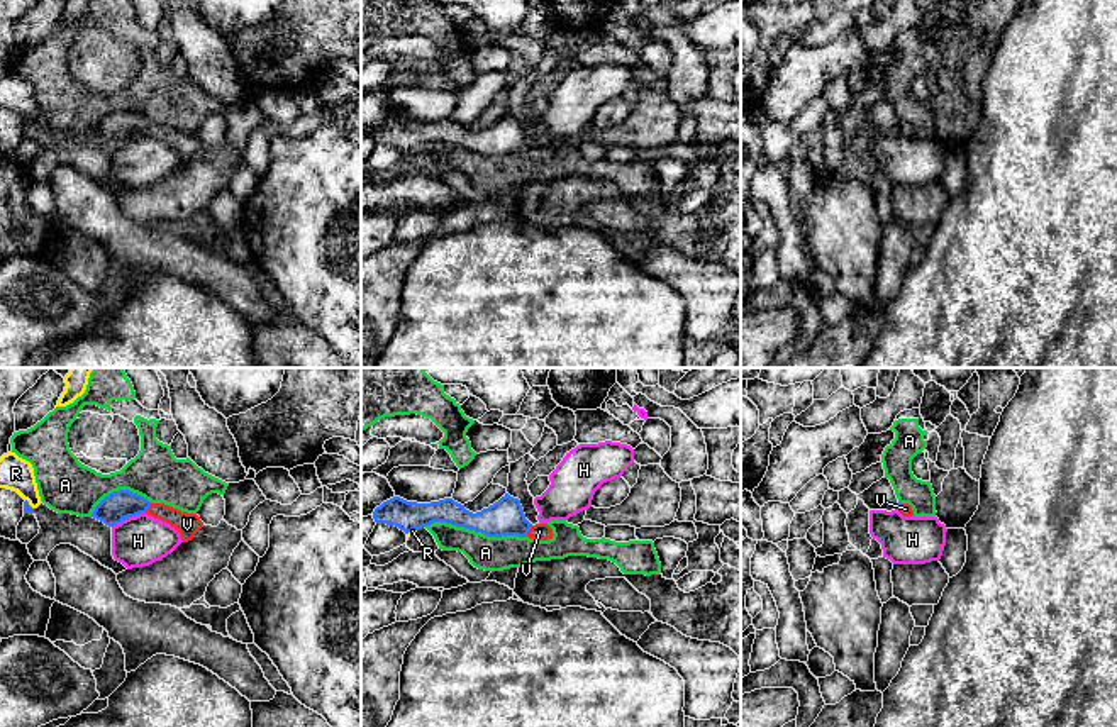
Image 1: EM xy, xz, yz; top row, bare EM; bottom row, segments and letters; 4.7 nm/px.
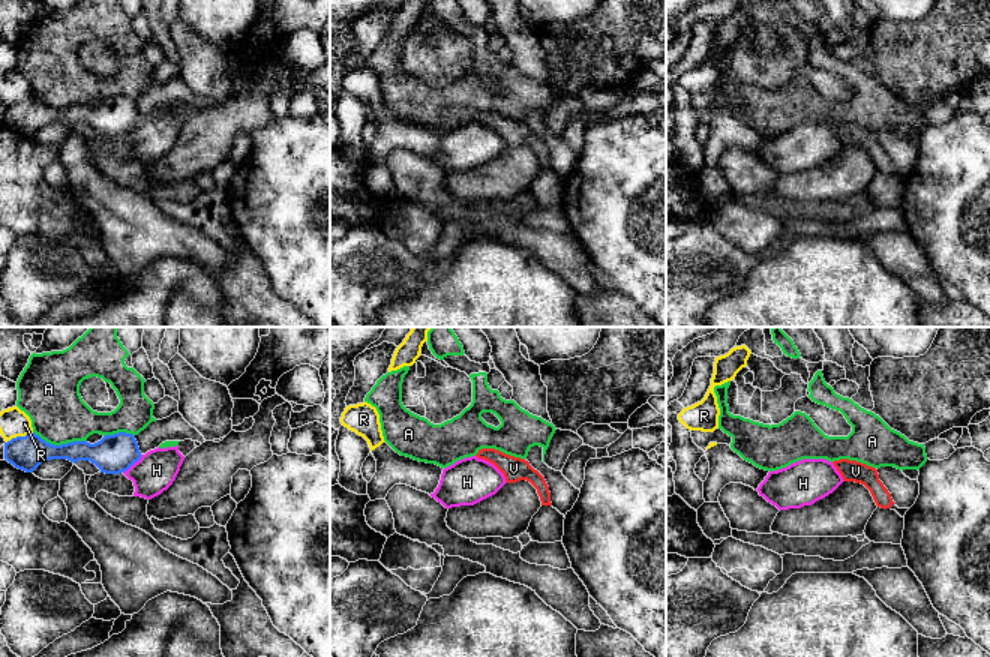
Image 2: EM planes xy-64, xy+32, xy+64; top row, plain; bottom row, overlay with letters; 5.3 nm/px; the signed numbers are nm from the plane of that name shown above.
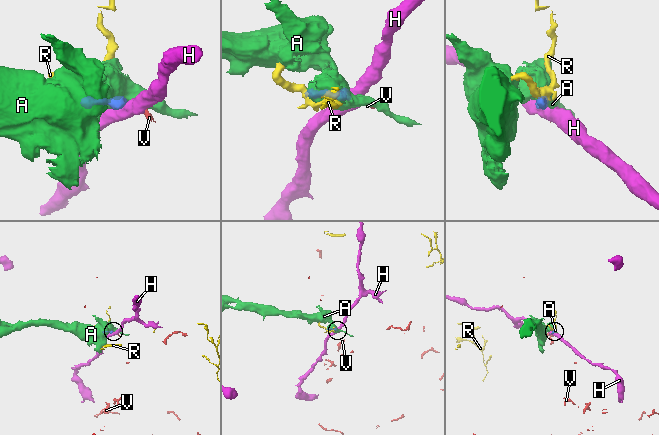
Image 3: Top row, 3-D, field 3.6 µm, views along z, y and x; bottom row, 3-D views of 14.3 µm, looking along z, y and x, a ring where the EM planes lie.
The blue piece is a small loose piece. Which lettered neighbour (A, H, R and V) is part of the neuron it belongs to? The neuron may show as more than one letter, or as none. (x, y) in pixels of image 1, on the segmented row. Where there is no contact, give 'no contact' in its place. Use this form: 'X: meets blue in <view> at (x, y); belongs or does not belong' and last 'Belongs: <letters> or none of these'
A: meets blue in xz at (477, 531); does not belong
H: meets blue in xy at (127, 517); does not belong
R: meets blue in xy at (27, 504); does not belong
V: meets blue in xz at (529, 529); belongs
Belongs: V

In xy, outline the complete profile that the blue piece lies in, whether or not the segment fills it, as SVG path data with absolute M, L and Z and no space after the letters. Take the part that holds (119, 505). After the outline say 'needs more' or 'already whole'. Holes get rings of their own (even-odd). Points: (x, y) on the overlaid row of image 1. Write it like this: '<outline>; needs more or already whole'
M119 490L105 497L93 510L92 517L108 527L129 517L147 513L175 527L183 542L188 542L203 527L197 513L186 513L164 503L151 503L144 497L129 490Z; needs more

